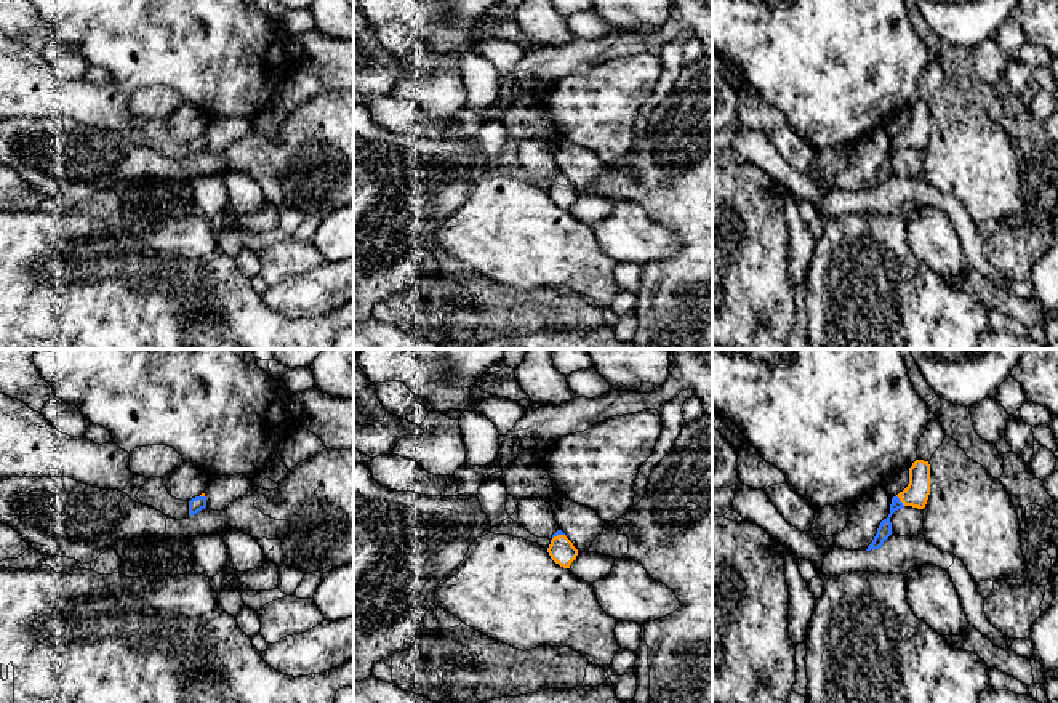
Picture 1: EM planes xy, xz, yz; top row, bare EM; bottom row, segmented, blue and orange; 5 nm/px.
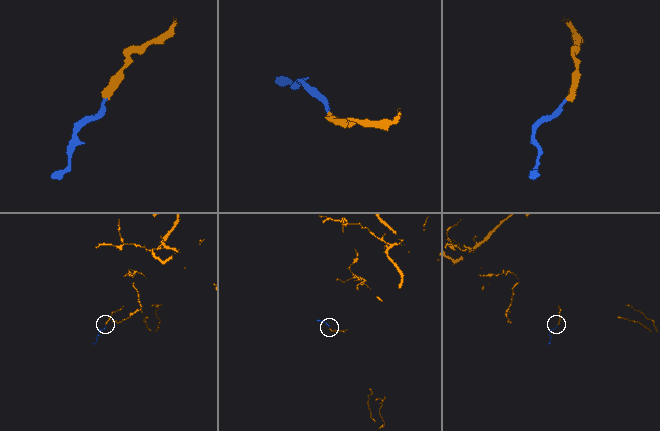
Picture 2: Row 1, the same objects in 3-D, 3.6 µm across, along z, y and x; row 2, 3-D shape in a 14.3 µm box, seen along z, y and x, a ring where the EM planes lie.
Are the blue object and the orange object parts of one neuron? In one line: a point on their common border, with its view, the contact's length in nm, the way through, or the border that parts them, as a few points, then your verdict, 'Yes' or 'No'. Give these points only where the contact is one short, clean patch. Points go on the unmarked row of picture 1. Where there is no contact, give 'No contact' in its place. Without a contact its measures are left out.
Touches blue at yz (898, 141). Shared border 70 nm. Path across: yz (884, 172), (887, 159), (898, 141), (916, 135). Yes

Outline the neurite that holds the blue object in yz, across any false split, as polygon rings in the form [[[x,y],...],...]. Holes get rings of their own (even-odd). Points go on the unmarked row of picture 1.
[[[916,101],[912,104],[912,107],[909,109],[909,125],[908,125],[908,128],[903,133],[900,133],[896,138],[892,139],[890,155],[888,155],[887,160],[884,160],[880,163],[872,184],[868,187],[866,192],[882,189],[884,183],[893,175],[890,159],[895,152],[901,151],[903,147],[912,147],[912,149],[917,149],[917,151],[924,151],[925,146],[927,146],[928,136],[930,136],[930,106],[928,106],[928,102]]]

